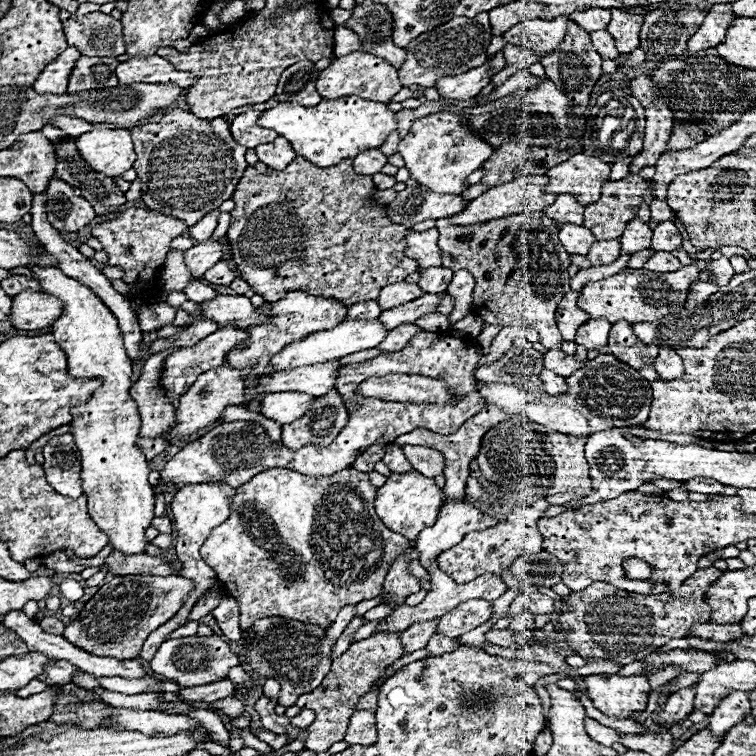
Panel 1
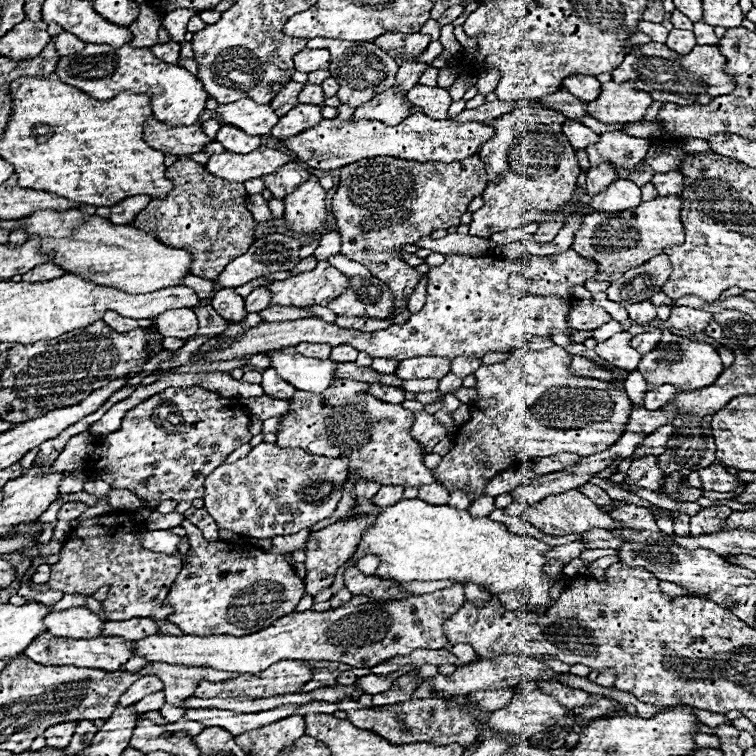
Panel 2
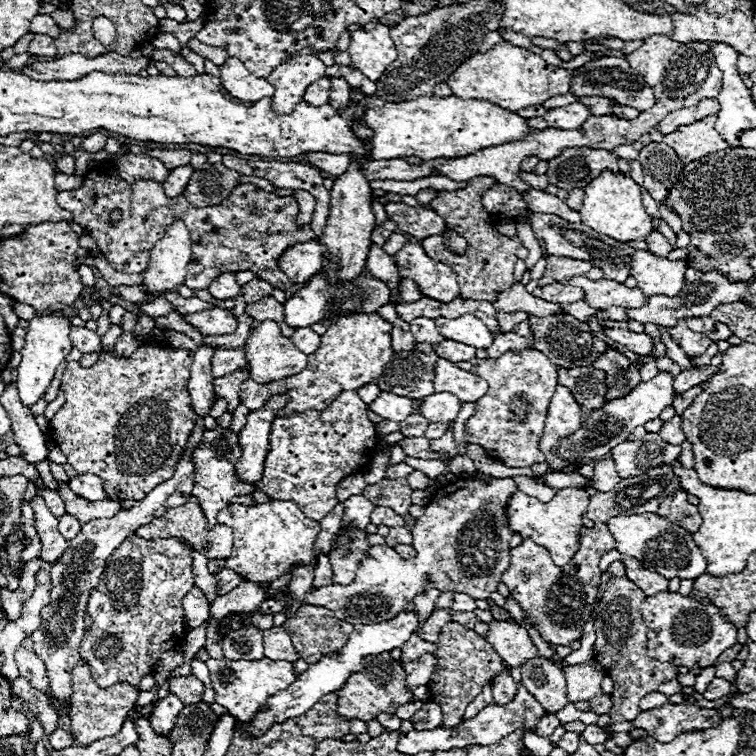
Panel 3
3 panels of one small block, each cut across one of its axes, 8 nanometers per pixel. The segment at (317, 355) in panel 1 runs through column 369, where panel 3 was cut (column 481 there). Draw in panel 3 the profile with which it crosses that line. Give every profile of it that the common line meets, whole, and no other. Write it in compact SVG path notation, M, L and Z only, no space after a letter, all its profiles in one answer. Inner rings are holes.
M464 314L460 318L434 318L434 324L444 338L474 346L476 350L486 350L494 342L494 334L472 314Z

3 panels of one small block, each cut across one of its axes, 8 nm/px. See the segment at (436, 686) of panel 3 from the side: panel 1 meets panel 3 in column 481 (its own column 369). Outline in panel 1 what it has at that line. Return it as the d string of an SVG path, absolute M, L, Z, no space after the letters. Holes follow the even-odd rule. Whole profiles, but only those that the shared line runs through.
M374 632L370 638L354 642L342 656L334 658L332 668L322 680L322 684L316 690L302 694L296 700L298 708L310 708L316 712L316 720L308 726L306 748L314 752L324 752L334 742L340 742L344 738L348 718L354 714L356 702L376 686L376 682L384 676L386 668L392 666L396 660L400 660L402 654L404 654L404 646L400 642L400 634Z

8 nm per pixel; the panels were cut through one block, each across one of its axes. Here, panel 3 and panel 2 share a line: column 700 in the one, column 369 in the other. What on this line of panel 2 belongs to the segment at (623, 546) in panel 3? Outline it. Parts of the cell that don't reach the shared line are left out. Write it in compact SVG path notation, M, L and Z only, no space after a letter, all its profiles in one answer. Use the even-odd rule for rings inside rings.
M368 554L368 556L364 556L362 560L358 560L358 564L356 564L356 568L358 568L360 572L364 572L366 576L372 576L378 564L380 564L380 560L378 560L376 556L370 556L370 554Z

